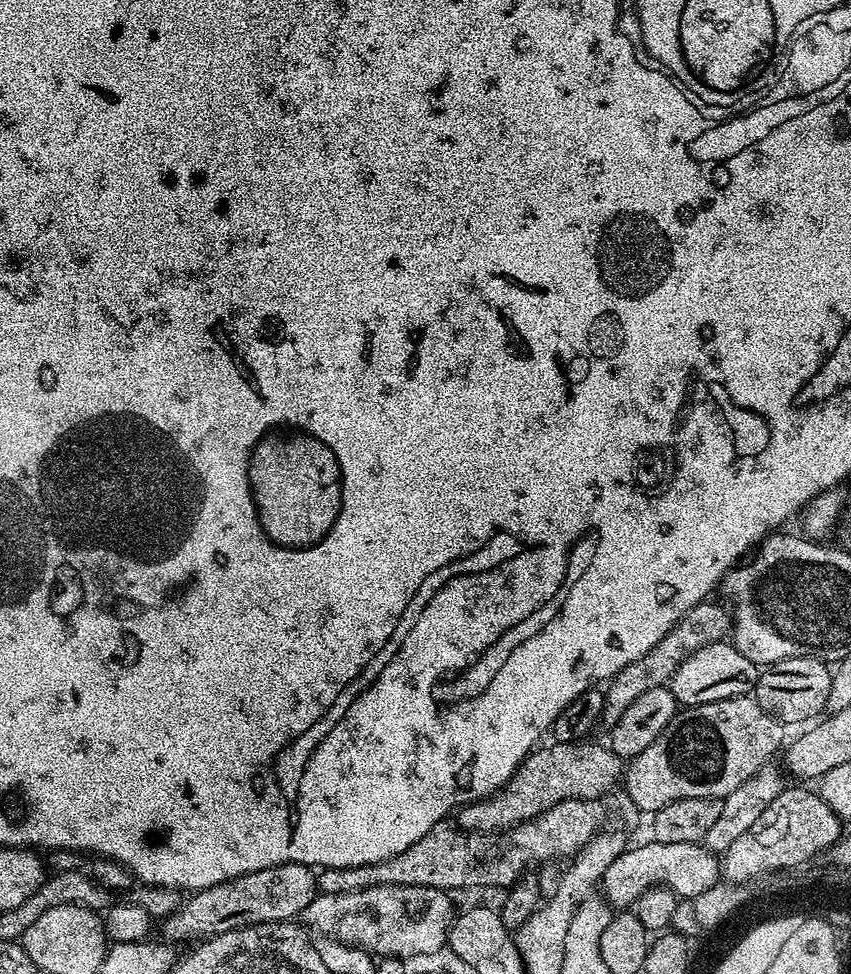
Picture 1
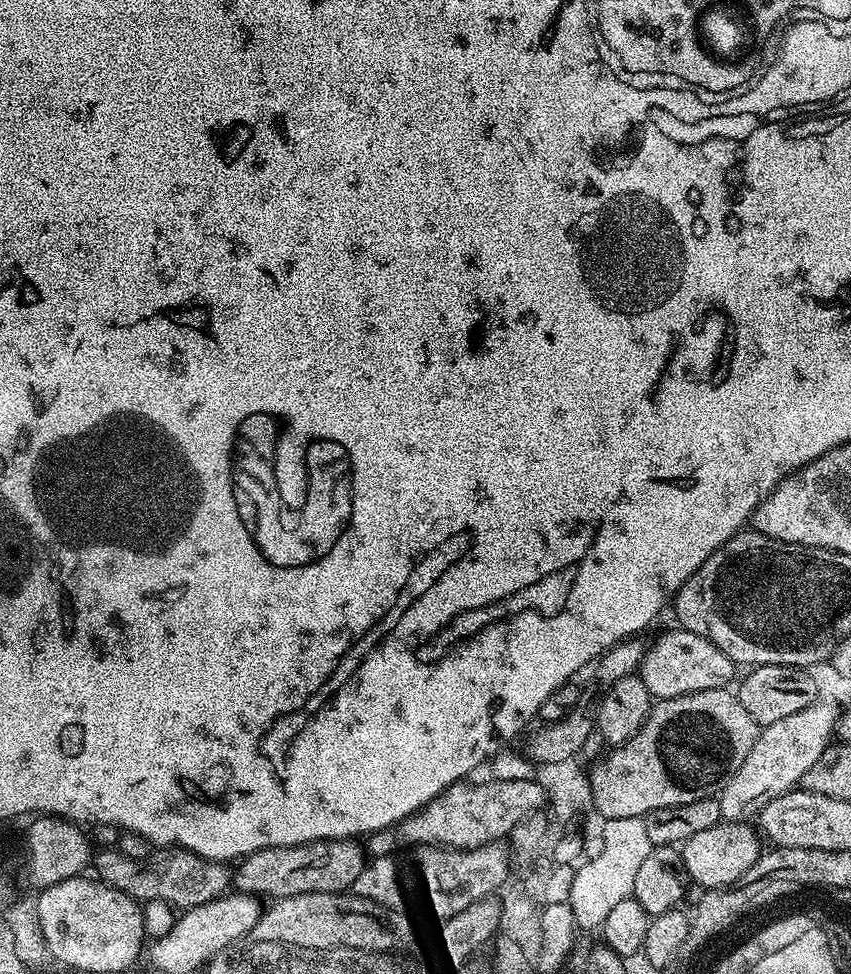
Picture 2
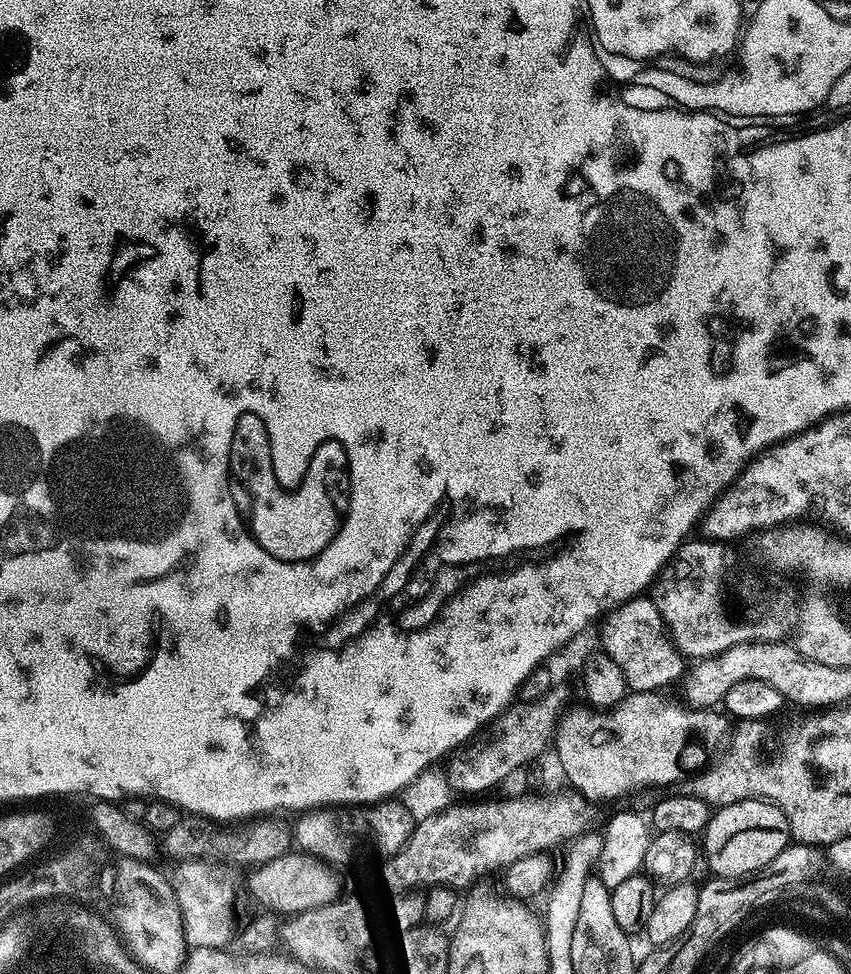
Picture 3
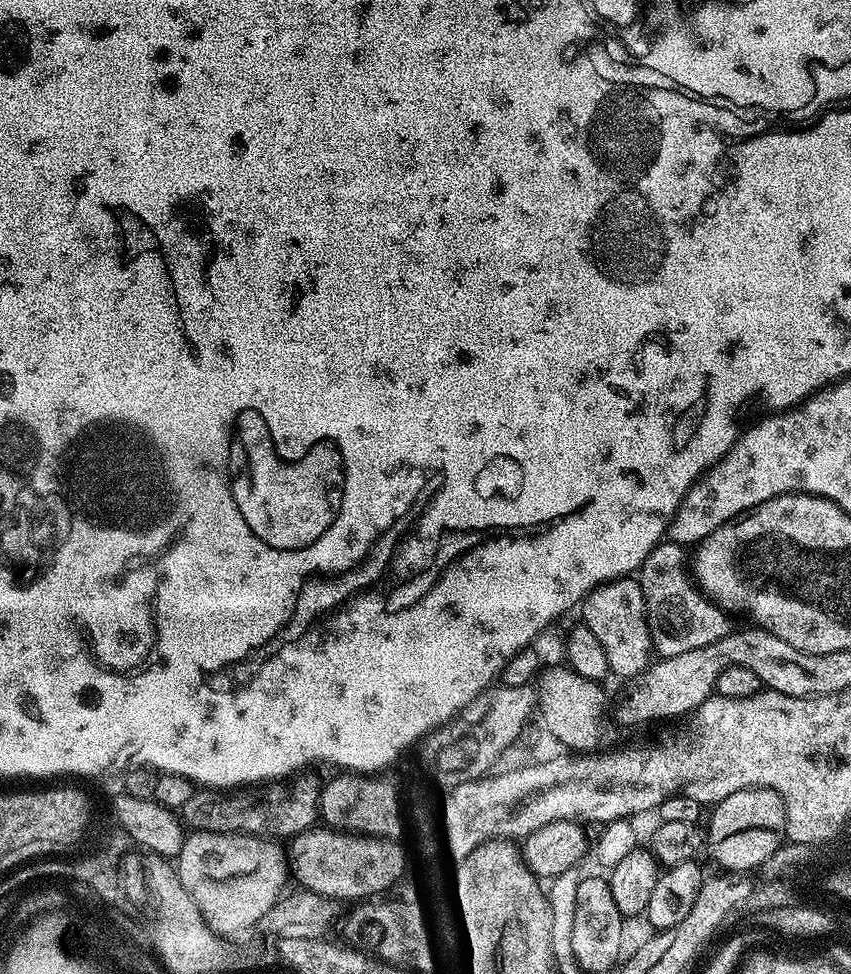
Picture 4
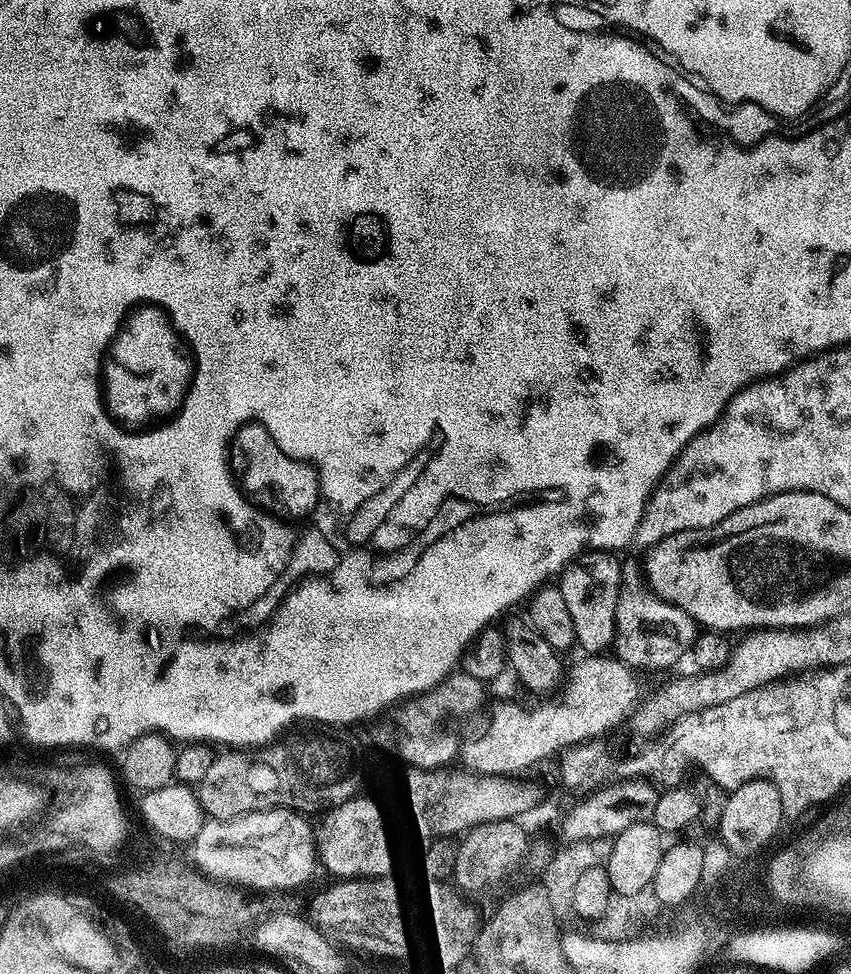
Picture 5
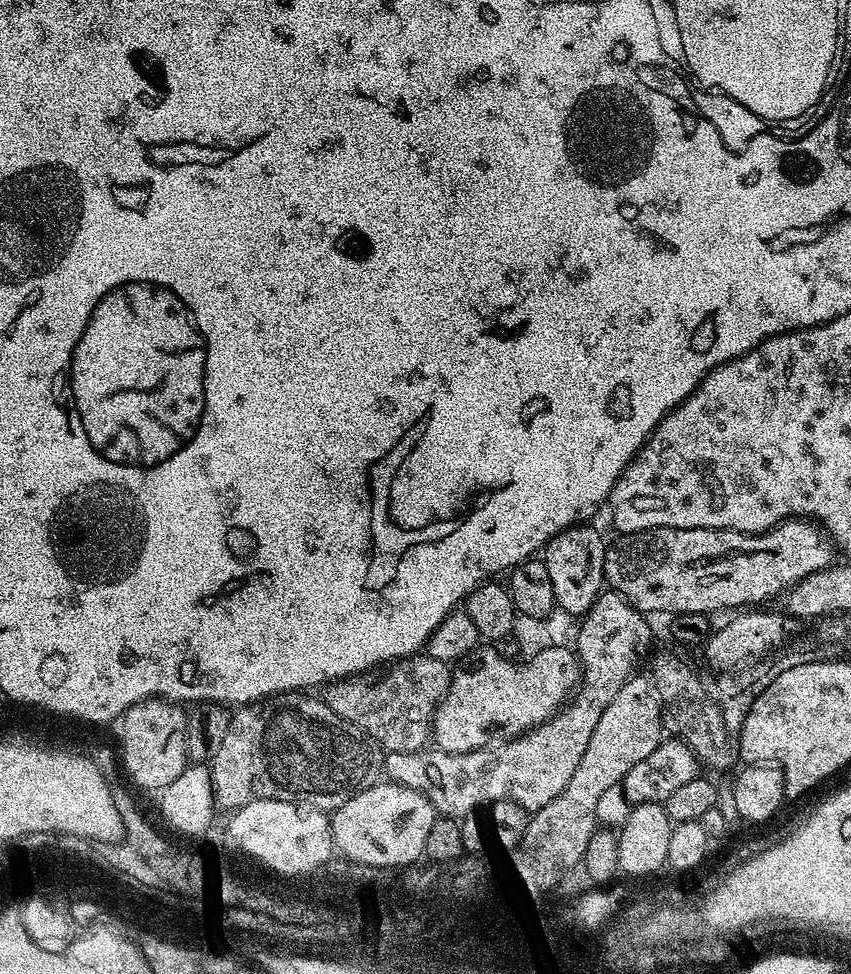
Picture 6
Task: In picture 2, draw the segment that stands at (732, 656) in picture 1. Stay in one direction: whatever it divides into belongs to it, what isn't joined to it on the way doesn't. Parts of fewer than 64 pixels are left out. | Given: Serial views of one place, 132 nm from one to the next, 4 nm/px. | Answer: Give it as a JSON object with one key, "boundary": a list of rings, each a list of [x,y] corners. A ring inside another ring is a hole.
{"boundary":[[[673,626],[647,645],[644,661],[638,669],[642,682],[646,682],[646,690],[656,700],[669,700],[698,690],[728,688],[735,672],[738,672],[738,665],[722,654],[714,642],[679,626]]]}

